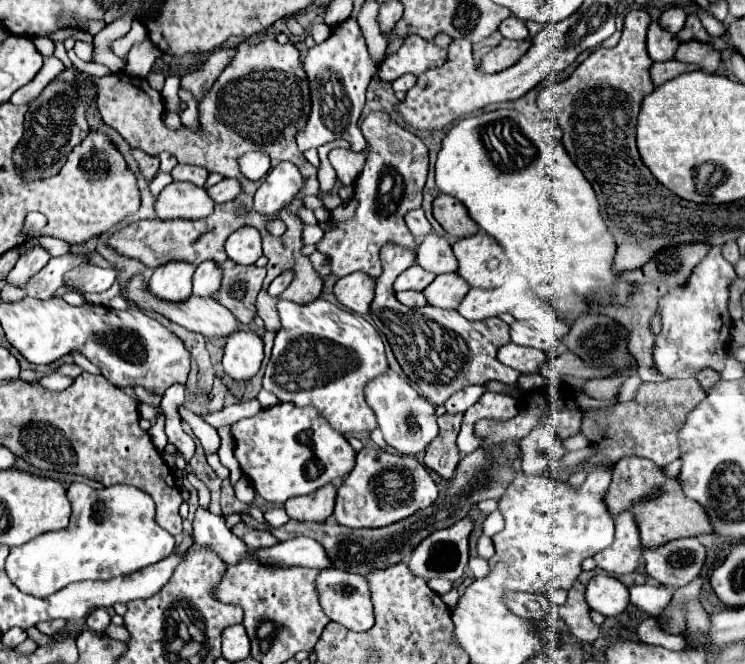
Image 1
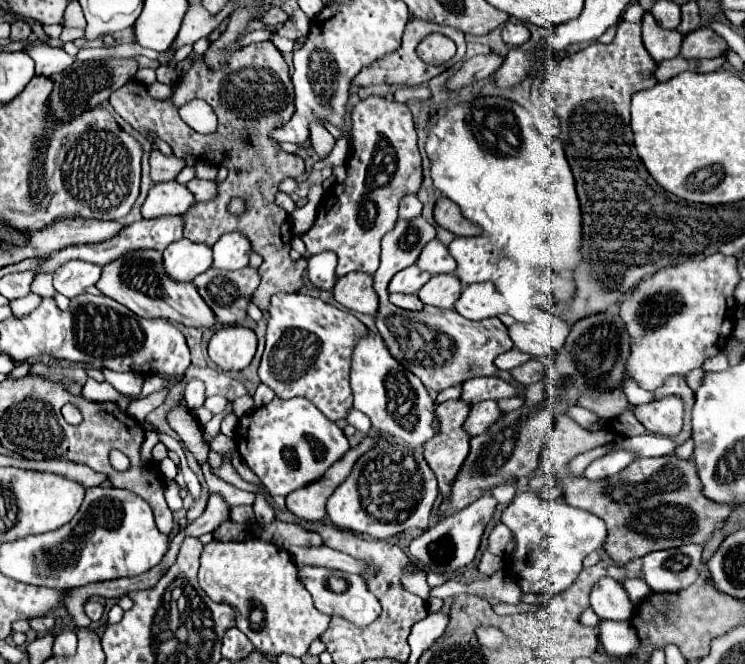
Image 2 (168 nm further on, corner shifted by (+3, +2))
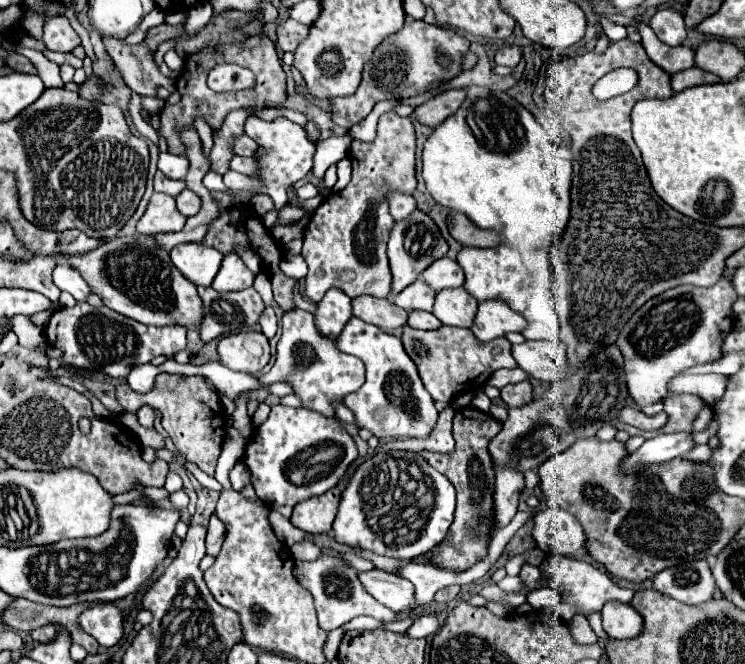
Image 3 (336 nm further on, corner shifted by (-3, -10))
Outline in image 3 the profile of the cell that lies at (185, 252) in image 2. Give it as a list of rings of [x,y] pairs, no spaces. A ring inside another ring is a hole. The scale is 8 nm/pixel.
[[[188,242],[174,246],[170,250],[170,258],[190,282],[194,282],[196,286],[210,286],[216,272],[220,270],[224,254],[200,242]]]

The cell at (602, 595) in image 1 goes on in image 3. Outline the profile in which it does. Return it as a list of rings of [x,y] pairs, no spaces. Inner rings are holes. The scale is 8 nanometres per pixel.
[[[608,602],[602,608],[602,626],[614,640],[628,640],[640,636],[644,630],[642,616],[622,602]]]

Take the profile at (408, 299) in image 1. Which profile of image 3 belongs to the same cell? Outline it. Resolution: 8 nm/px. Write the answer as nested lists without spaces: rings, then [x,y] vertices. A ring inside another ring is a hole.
[[[410,312],[408,326],[418,330],[436,330],[442,326],[442,322],[432,312]]]

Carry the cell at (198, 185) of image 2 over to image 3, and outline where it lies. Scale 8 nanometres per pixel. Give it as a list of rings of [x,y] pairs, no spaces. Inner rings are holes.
[[[184,190],[184,192],[180,192],[178,196],[176,196],[176,208],[178,208],[178,212],[182,212],[182,216],[194,216],[194,214],[198,214],[198,210],[200,210],[200,198],[194,194],[194,192],[190,192],[190,190]]]

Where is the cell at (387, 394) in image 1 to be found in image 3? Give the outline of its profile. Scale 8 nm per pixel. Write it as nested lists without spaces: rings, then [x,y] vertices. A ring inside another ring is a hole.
[[[352,318],[338,336],[336,346],[340,352],[358,356],[366,364],[366,382],[362,388],[342,400],[352,410],[358,428],[366,428],[378,438],[426,438],[432,432],[438,420],[434,400],[424,388],[418,368],[406,354],[400,338],[360,318]]]

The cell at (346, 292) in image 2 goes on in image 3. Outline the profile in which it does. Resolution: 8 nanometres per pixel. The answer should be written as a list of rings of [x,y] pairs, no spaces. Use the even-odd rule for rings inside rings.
[[[358,296],[358,300],[352,300],[354,316],[364,320],[366,324],[374,324],[386,332],[394,328],[406,326],[408,312],[392,304],[390,300],[374,298],[374,296]]]

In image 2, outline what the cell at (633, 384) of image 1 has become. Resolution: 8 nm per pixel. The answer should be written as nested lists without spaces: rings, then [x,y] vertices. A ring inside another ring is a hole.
[[[630,376],[624,378],[624,382],[622,382],[622,390],[624,390],[628,402],[634,404],[634,406],[638,406],[638,404],[646,404],[646,402],[652,402],[652,392],[642,390],[642,388],[640,388]]]

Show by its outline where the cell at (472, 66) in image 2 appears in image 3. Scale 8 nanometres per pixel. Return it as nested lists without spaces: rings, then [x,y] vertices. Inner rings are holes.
[[[452,88],[452,90],[446,90],[434,98],[430,98],[428,102],[424,102],[422,106],[418,106],[414,110],[414,116],[420,124],[424,126],[438,126],[442,120],[446,120],[464,100],[464,90],[460,88]]]

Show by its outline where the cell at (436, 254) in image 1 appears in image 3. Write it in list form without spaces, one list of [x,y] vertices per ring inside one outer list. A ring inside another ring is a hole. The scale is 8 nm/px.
[[[448,256],[432,262],[422,272],[422,278],[436,292],[440,292],[444,288],[458,288],[458,286],[464,284],[464,272],[462,272],[462,268],[458,266],[458,262],[450,260]]]

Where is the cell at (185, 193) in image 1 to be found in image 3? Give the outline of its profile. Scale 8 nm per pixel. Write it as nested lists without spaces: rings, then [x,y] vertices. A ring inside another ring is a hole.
[[[152,194],[150,204],[144,212],[144,216],[138,220],[136,230],[140,234],[166,234],[166,232],[178,232],[184,228],[186,218],[174,208],[174,198],[168,194]]]

